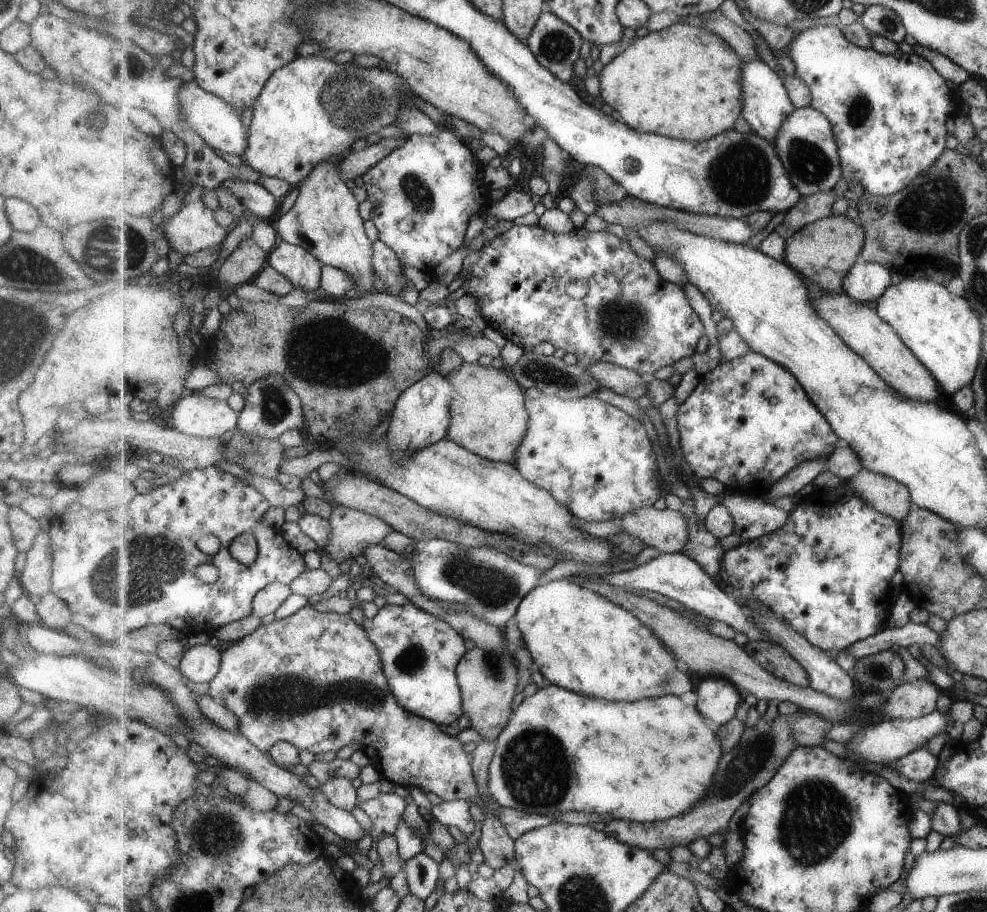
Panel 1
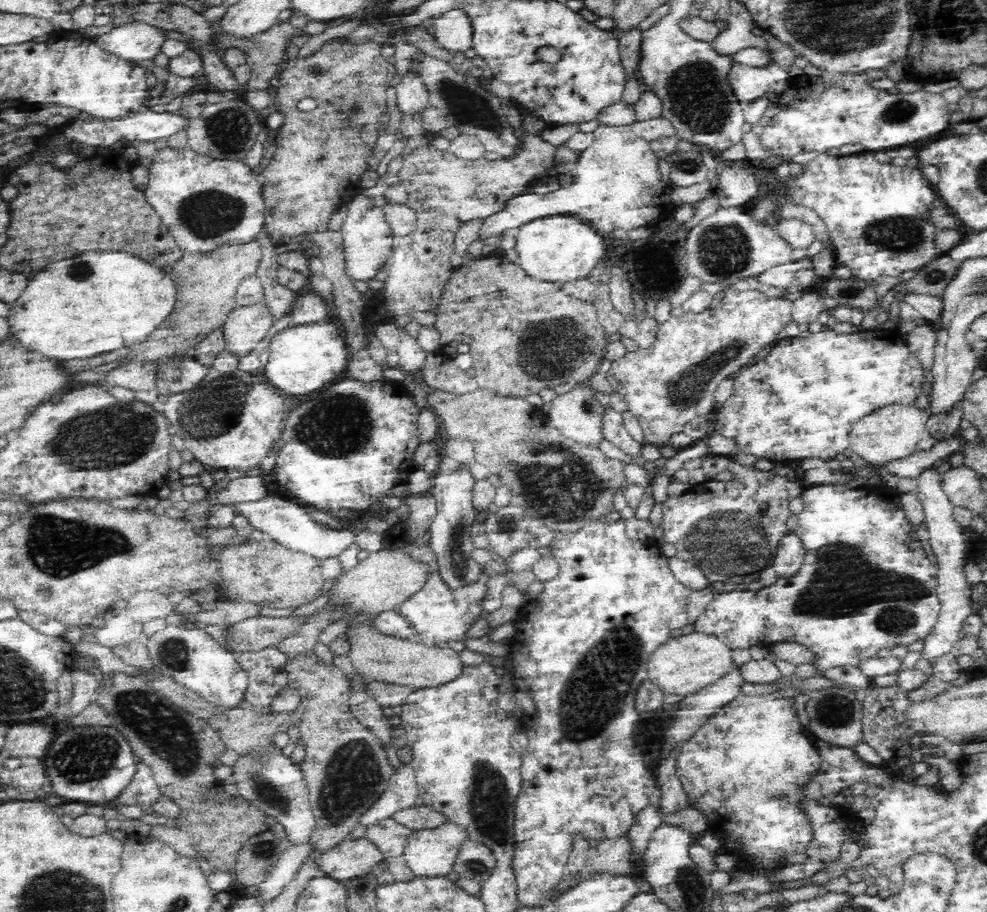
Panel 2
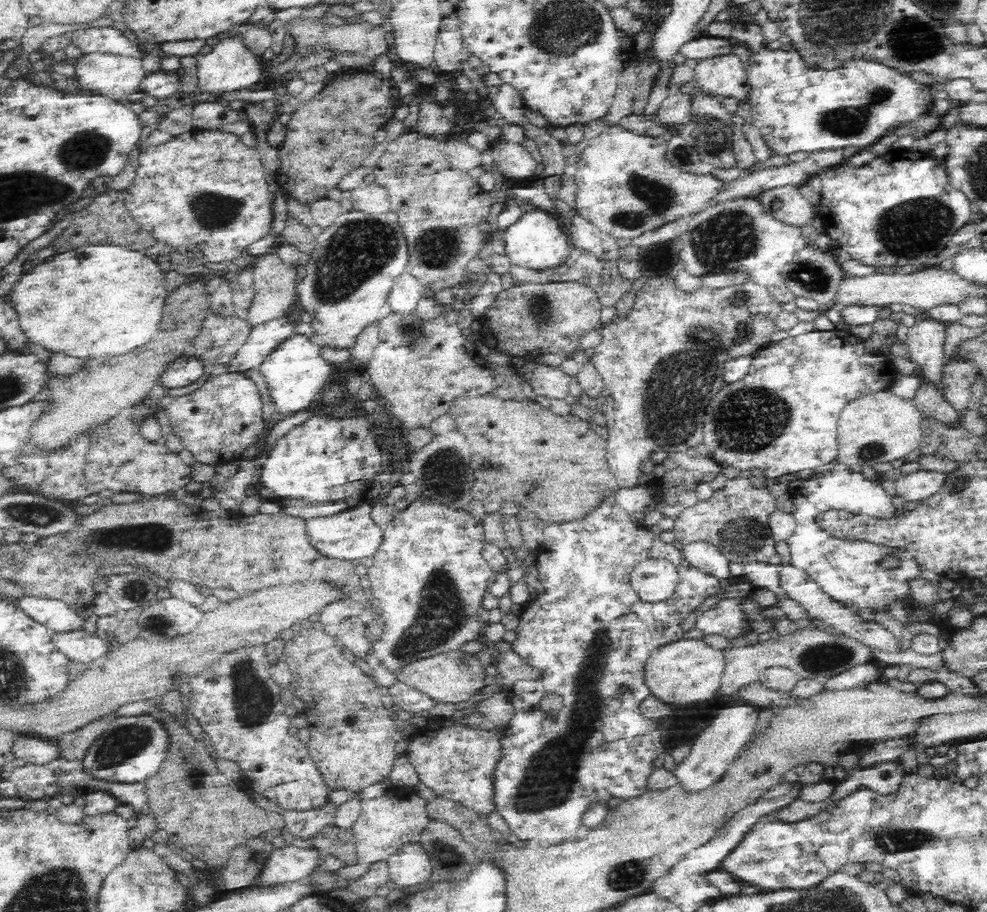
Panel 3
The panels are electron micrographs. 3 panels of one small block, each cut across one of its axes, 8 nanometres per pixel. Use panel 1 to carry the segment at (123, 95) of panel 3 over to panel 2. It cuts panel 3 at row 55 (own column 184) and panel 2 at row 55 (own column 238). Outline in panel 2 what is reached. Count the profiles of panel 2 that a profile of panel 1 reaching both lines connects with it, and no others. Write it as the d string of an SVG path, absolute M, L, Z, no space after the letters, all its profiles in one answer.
M132 21L114 27L94 42L106 53L136 65L153 60L161 52L166 40L163 32L151 24Z

